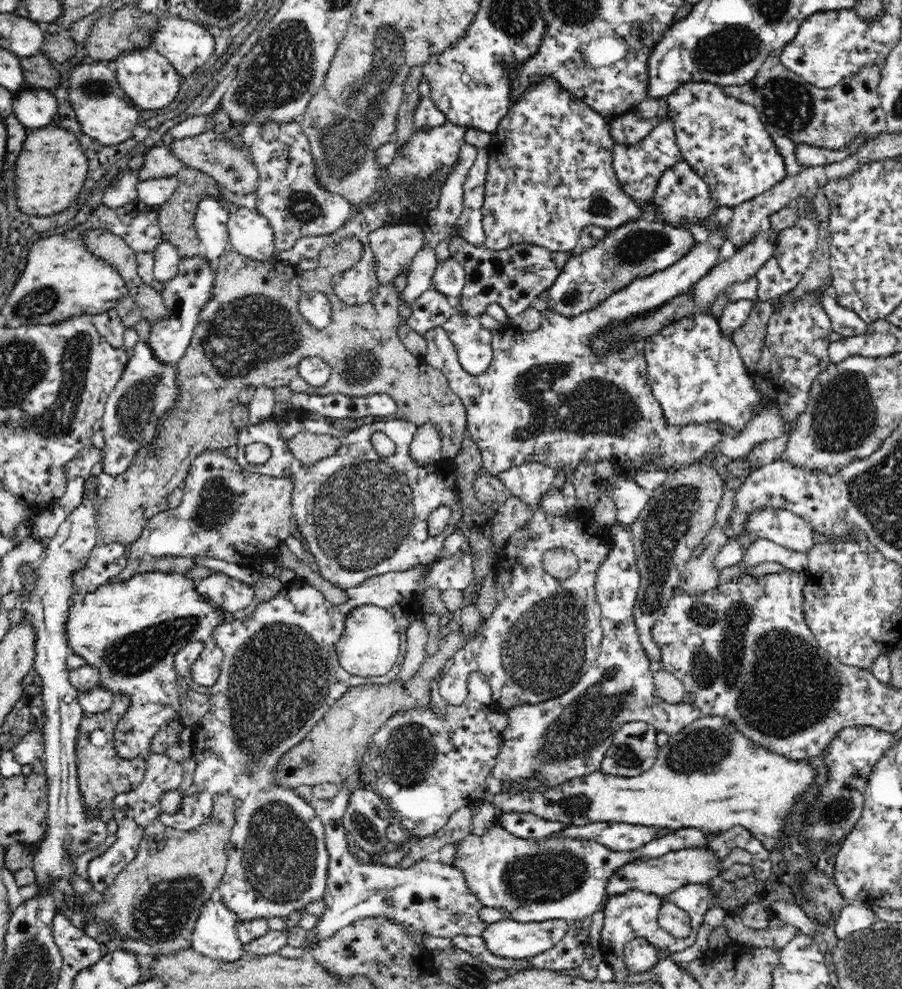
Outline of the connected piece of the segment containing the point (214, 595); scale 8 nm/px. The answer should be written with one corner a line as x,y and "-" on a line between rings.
221,572
212,573
209,577
203,578
195,585
195,592
197,592
205,602
210,603
210,606
214,606
218,611
224,608
228,613
238,612
238,610
246,608
246,606
254,600
253,587

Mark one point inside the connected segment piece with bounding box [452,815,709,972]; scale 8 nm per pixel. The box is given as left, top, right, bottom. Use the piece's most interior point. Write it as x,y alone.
564,877

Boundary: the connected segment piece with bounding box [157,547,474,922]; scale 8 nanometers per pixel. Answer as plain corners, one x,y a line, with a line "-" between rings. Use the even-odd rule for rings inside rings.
466,547
452,556
442,557
433,563
416,565
404,572
371,576
357,587
345,589
348,600
342,604
330,603
322,592
312,585
306,584
290,589
284,587
270,600
258,604
247,620
241,622
234,619
214,628
212,637
223,651
224,658
219,677
212,686
196,684
192,675
193,664
199,660
204,650
204,642
190,642
174,656
174,670
178,676
186,680
190,690
206,695
210,701
210,708
197,721
190,743
197,764
193,783
181,792
183,801
180,808
174,814
160,811
157,819
173,830
197,829
211,817
213,796
226,792
234,799
235,822
228,835
227,866
216,895
222,899
224,907
238,922
250,922
254,918
286,918
292,911
304,909
310,902
323,900
329,866
324,825
316,816
311,803
299,797
292,788
276,783
276,766
281,756
302,742
314,725
324,718
326,711
350,688
372,682
390,684
400,671
402,658
407,654
407,644
403,641
400,660
384,676
363,678
350,675
340,666
336,653
337,642
342,636
348,612
366,605
376,605
389,610
394,615
400,634
404,636
412,622
422,621
424,612
420,596
428,588
441,591
454,588
463,591
472,584
473,578
473,556

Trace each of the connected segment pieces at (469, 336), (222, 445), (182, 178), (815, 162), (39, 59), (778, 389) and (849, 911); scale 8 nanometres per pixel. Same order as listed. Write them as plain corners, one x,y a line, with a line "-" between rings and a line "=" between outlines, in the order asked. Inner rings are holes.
452,315
441,326
450,337
458,362
471,376
480,376
490,367
493,356
492,331
482,327
478,317
=
346,236
340,242
330,244
320,252
316,259
318,266
314,270
302,270
298,266
284,265
275,260
253,263
232,249
226,250
219,258
215,271
214,288
210,300
200,310
200,321
195,325
192,340
178,361
179,386
181,398
169,416
162,420
161,436
156,443
134,455
132,466
122,475
114,477
111,490
101,500
96,526
101,546
122,543
130,546
152,519
152,516
168,509
168,496
185,482
187,472
198,455
208,451
226,452
238,443
238,433
232,425
232,410
239,403
238,395
246,387
268,386
275,388
286,386
294,393
304,392
308,395
328,395
341,393
347,396
366,397
374,394
388,394
400,410
400,416
413,422
417,427
430,424
442,440
442,458
453,459
461,450
462,442
467,436
467,412
458,396
448,387
448,380
438,369
430,367
423,355
414,356
399,339
398,327
406,325
406,319
398,311
399,293
391,283
379,286
376,295
363,305
346,304
332,286
333,277
352,269
361,259
362,243
356,236
-
308,291
326,294
332,307
332,320
322,329
312,328
298,306
302,293
-
311,356
326,361
331,368
331,376
326,385
312,386
302,378
299,370
302,360
=
182,166
176,173
179,185
176,186
174,194
172,194
168,200
164,200
164,203
161,205
158,212
158,222
165,240
177,248
180,258
192,258
198,255
203,255
204,252
203,245
201,244
195,229
195,210
200,199
204,195
210,195
212,199
220,201
222,207
230,213
236,210
238,206
233,204
233,202
223,200
223,196
221,196
221,192
217,187
218,182
214,181
212,177
205,172
196,168
=
860,133
848,141
842,149
823,149
814,145
797,143
795,146
796,161
798,161
798,165
802,165
802,168
841,163
842,160
854,156
866,140
868,140
868,135
=
38,54
36,56
18,57
26,86
53,90
62,79
58,67
50,59
=
831,277
826,280
826,284
820,285
819,288
810,289
801,297
793,301
782,301
780,295
773,300
774,312
767,321
766,338
762,346
762,354
756,361
756,364
750,369
750,380
754,383
756,391
758,391
758,404
752,406
752,412
749,416
758,416
767,409
776,409
779,418
783,420
786,427
793,427
799,414
807,408
807,402
810,401
810,392
812,384
816,377
826,369
831,363
829,359
829,344
831,340
828,338
833,331
831,320
828,313
822,305
822,294
826,290
831,290
=
849,903
848,905
836,919
836,926
834,926
836,937
846,937
858,930
867,929
878,921
873,908
865,903

